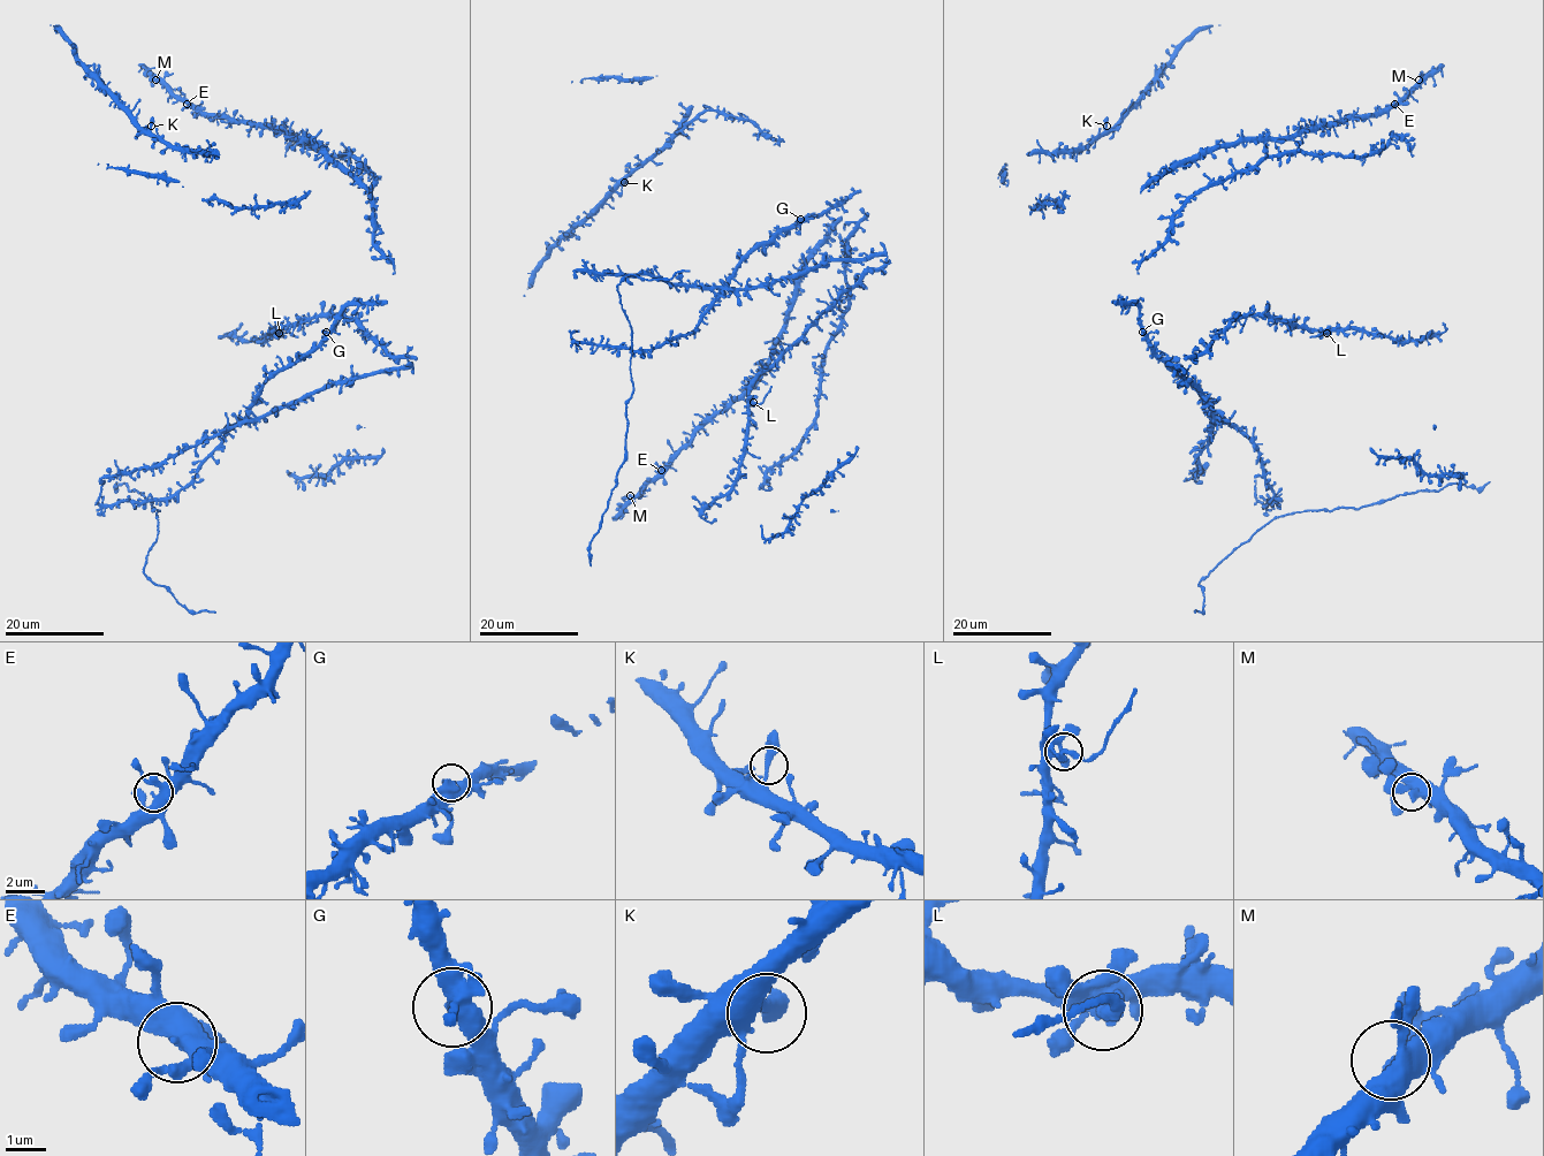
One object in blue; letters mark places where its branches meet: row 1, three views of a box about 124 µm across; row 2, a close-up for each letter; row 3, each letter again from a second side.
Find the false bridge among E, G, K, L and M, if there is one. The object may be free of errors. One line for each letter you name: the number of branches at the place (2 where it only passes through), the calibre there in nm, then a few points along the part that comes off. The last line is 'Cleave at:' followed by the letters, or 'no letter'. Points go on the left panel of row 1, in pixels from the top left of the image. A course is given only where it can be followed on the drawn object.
L: Branches: 2. Thickness 260 nm. Course of the part to remove: (279, 333), (288, 332), (298, 337)
Cleave at: L

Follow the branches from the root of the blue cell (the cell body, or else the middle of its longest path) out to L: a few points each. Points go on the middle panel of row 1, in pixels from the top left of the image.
L: (789, 228), (757, 246), (721, 284), (754, 289), (830, 260), (889, 260), (850, 287), (755, 379), (753, 402)

